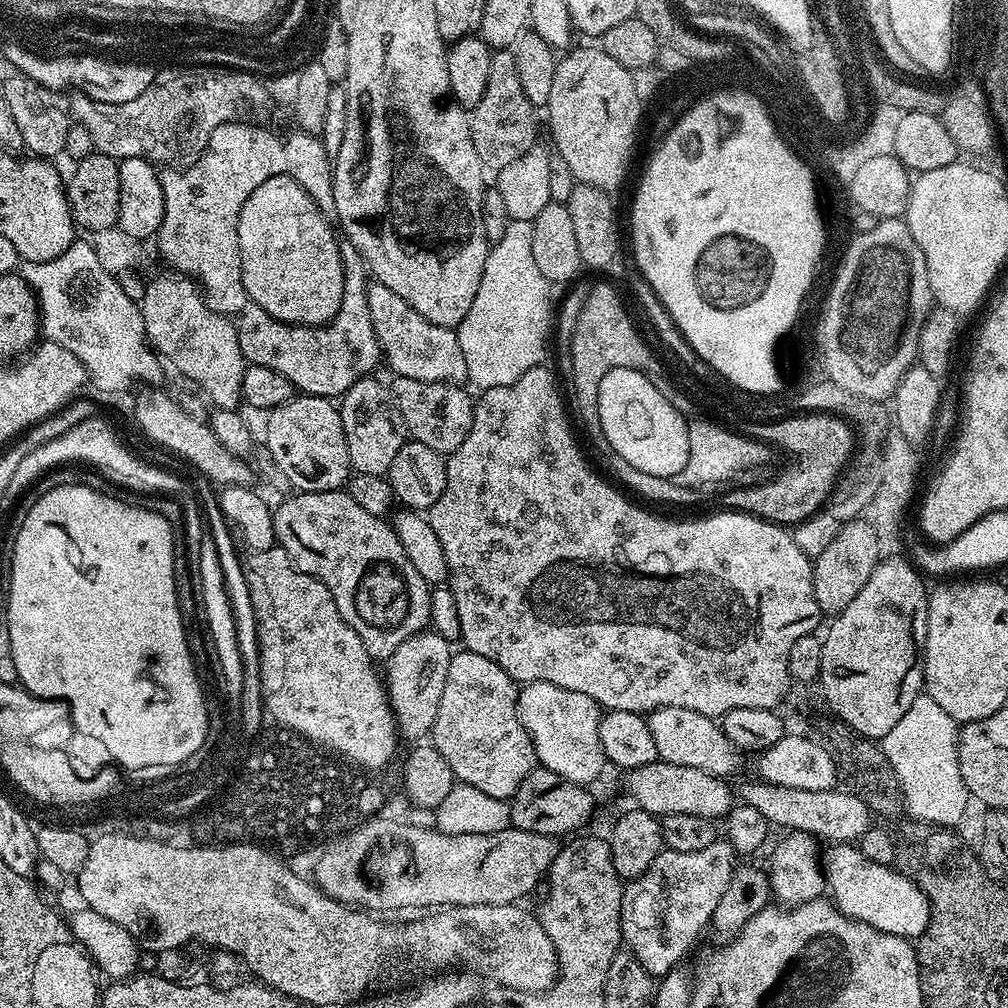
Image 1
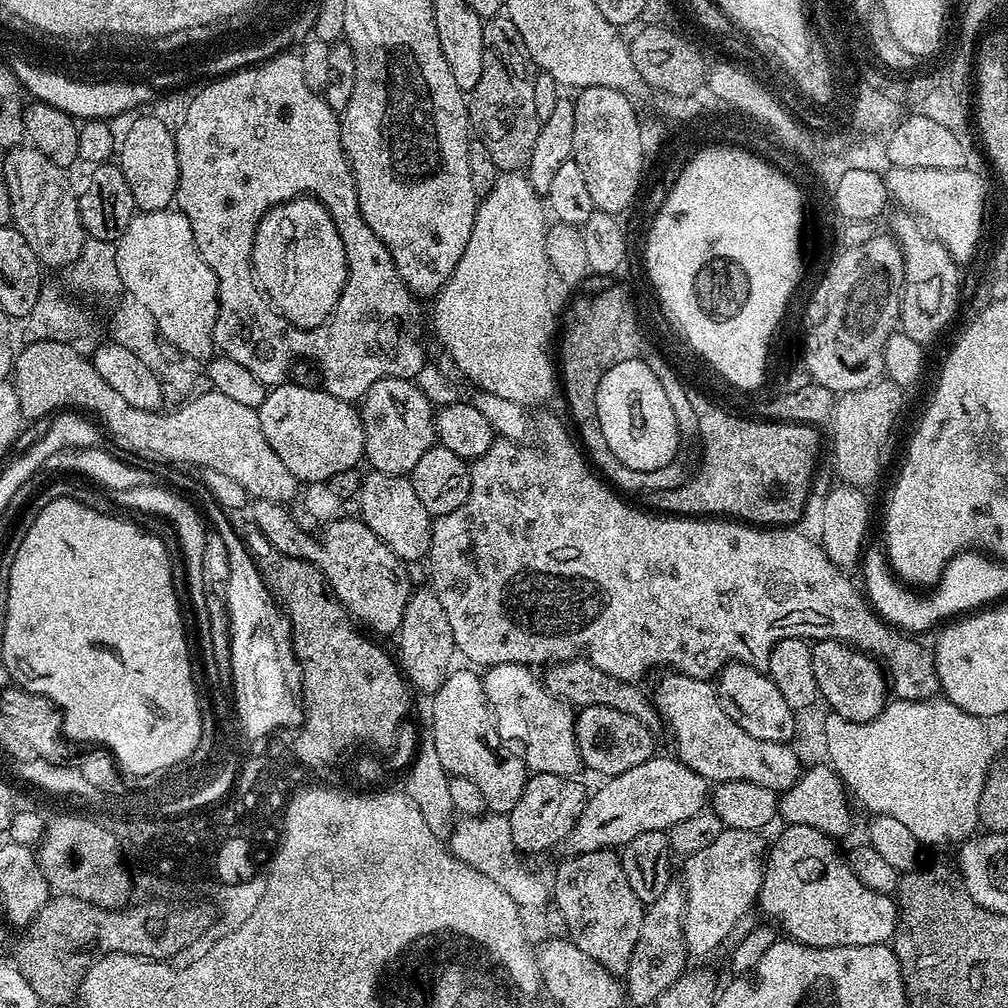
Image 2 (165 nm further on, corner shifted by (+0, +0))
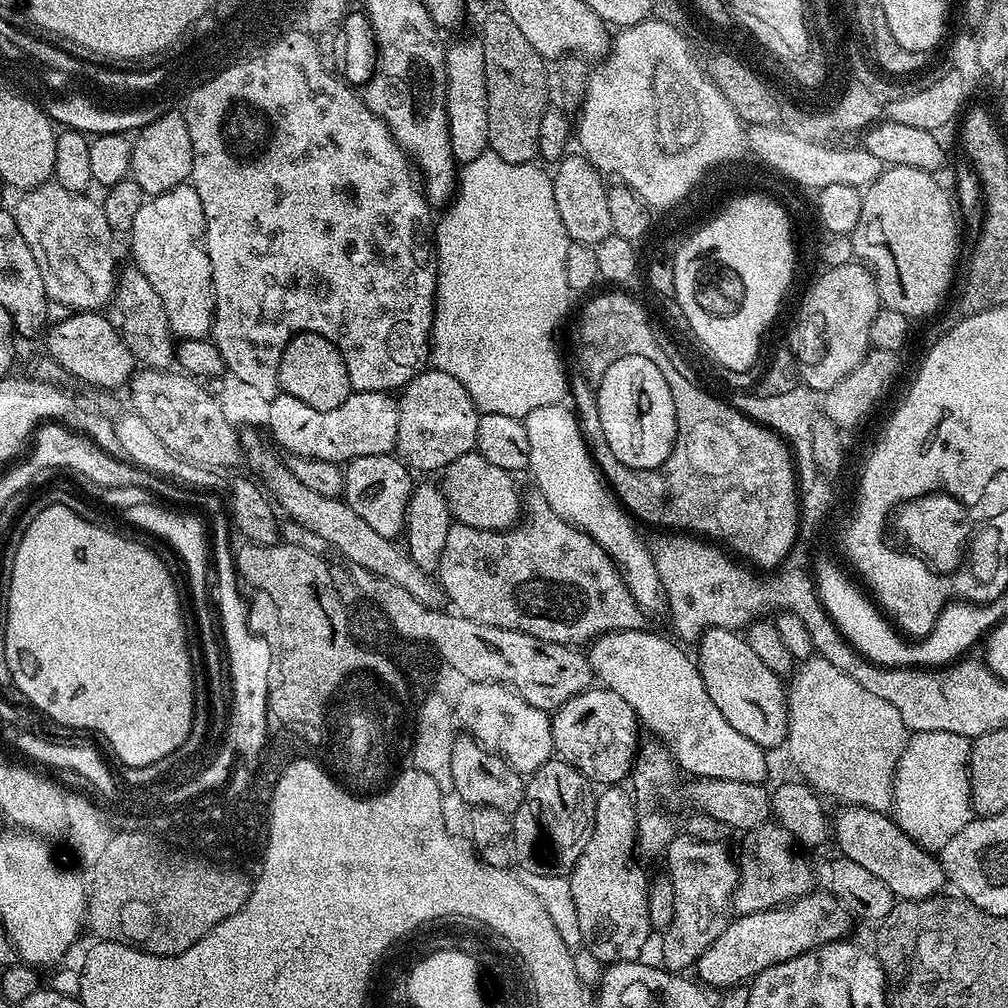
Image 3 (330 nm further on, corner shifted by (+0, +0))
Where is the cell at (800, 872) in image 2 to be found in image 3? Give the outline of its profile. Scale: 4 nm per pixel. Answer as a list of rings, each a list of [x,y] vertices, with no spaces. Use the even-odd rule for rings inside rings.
[[[813,890],[789,904],[781,904],[779,908],[767,908],[729,919],[726,930],[722,930],[722,934],[710,942],[710,946],[696,961],[694,972],[697,972],[695,975],[699,983],[709,989],[727,990],[744,986],[770,966],[798,958],[804,952],[814,952],[823,944],[845,939],[849,935],[848,923],[848,912],[831,891]]]

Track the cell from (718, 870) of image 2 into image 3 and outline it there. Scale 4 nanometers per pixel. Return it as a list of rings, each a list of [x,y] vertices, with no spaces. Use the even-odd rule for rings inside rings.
[[[769,822],[760,824],[757,828],[743,833],[744,841],[740,844],[740,856],[738,852],[738,867],[740,870],[740,881],[736,884],[736,889],[732,895],[731,911],[736,916],[745,916],[761,912],[767,908],[779,908],[781,904],[789,904],[800,896],[805,896],[807,892],[813,891],[812,868],[799,856],[798,845],[792,838],[791,832],[787,832],[782,825]]]

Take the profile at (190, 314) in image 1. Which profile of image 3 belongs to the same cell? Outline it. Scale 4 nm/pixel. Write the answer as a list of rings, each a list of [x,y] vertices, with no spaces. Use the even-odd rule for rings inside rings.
[[[185,182],[145,199],[130,233],[134,264],[162,298],[166,318],[180,340],[205,339],[212,331],[214,297],[210,258],[203,246],[204,211],[191,183]]]

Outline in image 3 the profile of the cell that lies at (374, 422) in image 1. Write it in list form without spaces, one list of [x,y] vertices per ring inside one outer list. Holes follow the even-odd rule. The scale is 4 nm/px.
[[[429,367],[405,384],[399,393],[395,451],[413,473],[439,473],[448,468],[454,458],[462,458],[462,454],[476,448],[481,415],[458,378]]]

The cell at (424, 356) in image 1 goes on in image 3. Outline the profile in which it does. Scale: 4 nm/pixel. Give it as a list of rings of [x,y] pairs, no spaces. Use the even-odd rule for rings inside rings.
[[[567,403],[538,406],[523,417],[526,434],[530,438],[527,471],[536,479],[539,495],[568,524],[585,532],[595,544],[616,562],[630,594],[642,610],[663,609],[666,604],[664,587],[658,578],[653,553],[636,534],[637,525],[630,519],[607,483],[598,475],[598,469],[583,440],[575,411]]]

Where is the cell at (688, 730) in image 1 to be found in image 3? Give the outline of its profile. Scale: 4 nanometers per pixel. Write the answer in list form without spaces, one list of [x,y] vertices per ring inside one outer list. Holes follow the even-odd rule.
[[[357,564],[351,565],[350,569],[355,585],[360,589],[362,596],[372,602],[374,606],[378,606],[378,610],[382,610],[382,614],[392,623],[393,630],[398,637],[408,641],[418,641],[421,637],[424,637],[425,640],[434,640],[436,647],[440,648],[440,652],[448,657],[452,665],[463,673],[470,684],[507,684],[522,699],[530,702],[530,706],[540,708],[549,714],[562,707],[570,698],[593,687],[594,677],[587,655],[575,647],[546,642],[542,638],[534,638],[530,634],[518,630],[506,630],[482,622],[474,622],[452,610],[444,612],[445,610],[428,608],[422,602],[418,602],[418,598],[414,598],[414,594],[410,594],[410,590],[402,590],[402,586],[398,586],[398,582],[390,582]]]

